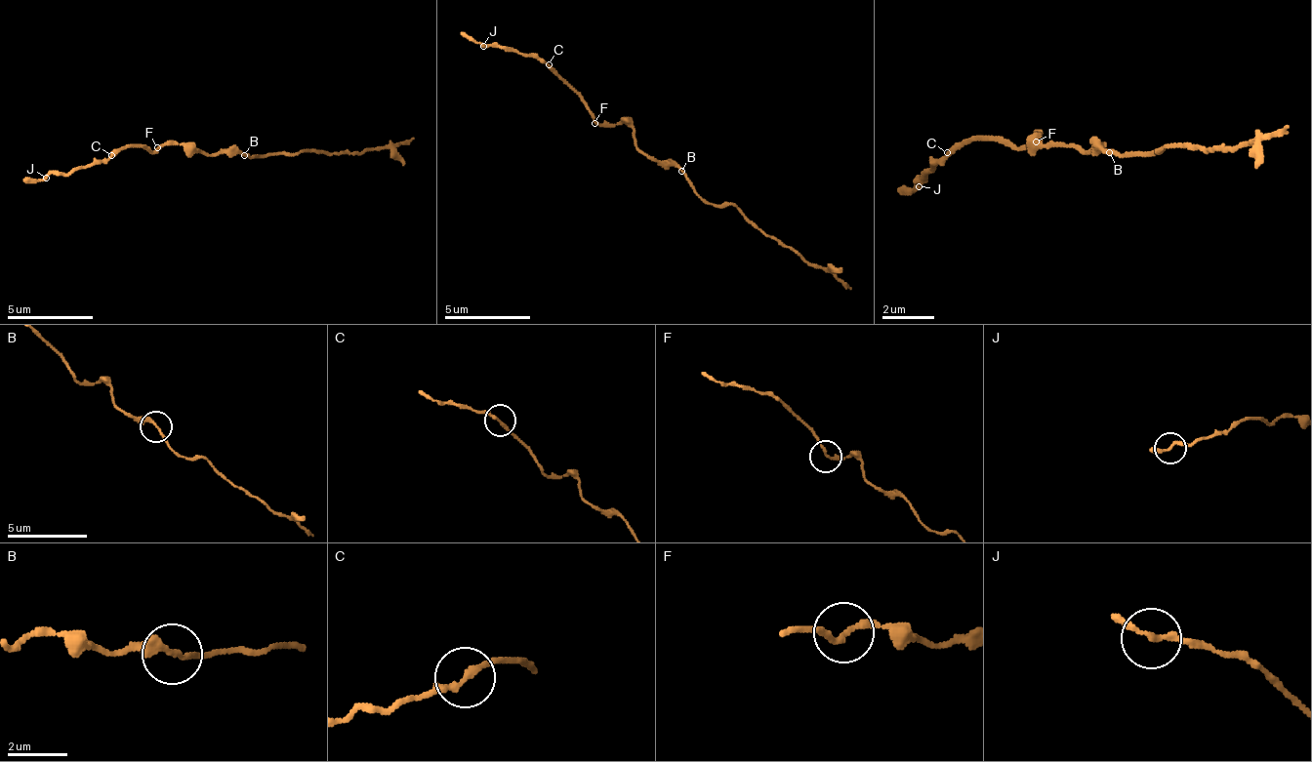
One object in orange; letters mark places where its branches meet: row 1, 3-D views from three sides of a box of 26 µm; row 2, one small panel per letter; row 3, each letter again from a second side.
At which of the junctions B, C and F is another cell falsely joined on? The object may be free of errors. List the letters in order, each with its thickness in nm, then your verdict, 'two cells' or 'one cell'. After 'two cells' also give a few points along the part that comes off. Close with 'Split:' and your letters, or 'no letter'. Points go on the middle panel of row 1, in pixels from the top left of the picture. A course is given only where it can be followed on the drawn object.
B: 240 nm thick; one cell
C: 200 nm thick; one cell
F: 180 nm thick; one cell
Split: no letter

